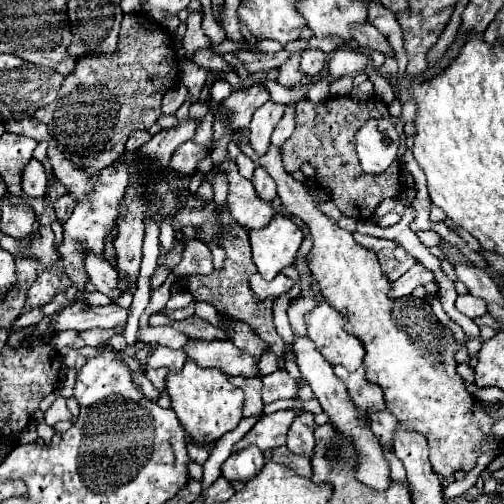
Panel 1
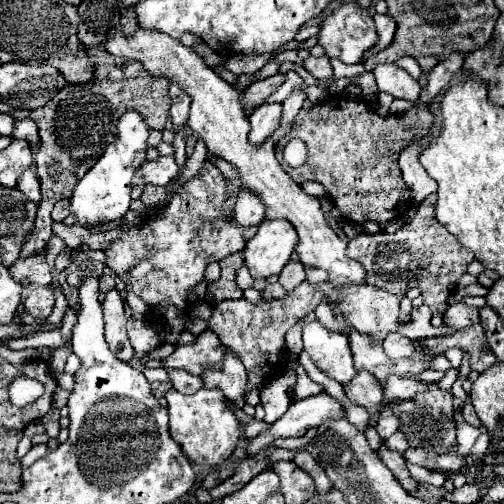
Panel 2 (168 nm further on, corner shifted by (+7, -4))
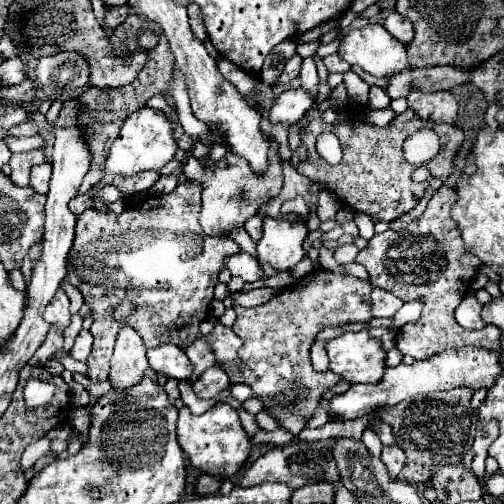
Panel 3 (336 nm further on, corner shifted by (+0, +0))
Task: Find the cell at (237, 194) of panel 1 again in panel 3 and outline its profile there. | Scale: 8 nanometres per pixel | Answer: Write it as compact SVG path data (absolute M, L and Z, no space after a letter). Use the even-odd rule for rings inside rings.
M189 180L179 184L171 194L149 196L137 208L127 208L123 214L97 212L91 208L79 216L64 280L83 292L83 298L87 300L93 313L93 324L89 331L94 341L92 352L87 358L87 376L91 380L107 380L115 336L119 332L119 326L123 324L133 324L147 348L155 348L159 344L175 344L183 348L197 338L199 322L207 318L209 304L213 300L213 288L217 284L217 274L223 268L223 260L239 252L239 244L229 236L203 234L199 226L201 190L201 182ZM125 298L133 298L137 308L125 322L115 322L111 316L113 308Z

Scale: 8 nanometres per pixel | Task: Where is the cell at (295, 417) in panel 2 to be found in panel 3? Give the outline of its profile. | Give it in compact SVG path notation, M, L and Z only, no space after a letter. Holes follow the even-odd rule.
M463 348L455 352L441 352L439 356L433 356L423 362L413 362L411 366L399 364L397 368L387 368L385 376L377 384L351 384L351 388L343 394L337 394L329 400L331 408L331 420L353 420L365 414L371 414L373 410L381 406L391 406L397 404L409 396L417 394L427 394L433 390L451 390L457 386L471 386L473 390L477 388L489 388L495 380L495 376L503 372L499 368L499 356L483 350L483 348Z

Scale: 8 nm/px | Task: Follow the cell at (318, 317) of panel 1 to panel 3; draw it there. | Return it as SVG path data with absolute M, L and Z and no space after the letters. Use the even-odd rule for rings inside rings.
M365 330L345 332L327 340L329 370L343 376L351 384L375 384L383 376L385 352L377 338L369 338Z

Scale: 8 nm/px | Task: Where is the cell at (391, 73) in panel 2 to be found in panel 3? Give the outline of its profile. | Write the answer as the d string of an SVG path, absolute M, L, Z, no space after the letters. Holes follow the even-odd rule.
M411 90L407 94L407 104L421 116L433 118L435 122L455 122L457 118L457 100L451 92L429 94L423 90Z

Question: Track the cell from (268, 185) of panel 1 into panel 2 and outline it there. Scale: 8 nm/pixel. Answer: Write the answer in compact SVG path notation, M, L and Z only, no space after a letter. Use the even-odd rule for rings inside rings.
M242 190L238 194L238 200L236 200L234 218L244 228L258 226L264 220L264 204L262 204L262 200L256 194L252 196L252 192Z

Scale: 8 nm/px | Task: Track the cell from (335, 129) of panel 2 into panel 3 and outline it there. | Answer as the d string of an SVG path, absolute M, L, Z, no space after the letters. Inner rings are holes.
M311 106L307 110L307 114L305 114L307 124L305 124L305 130L299 132L299 138L301 138L301 146L307 148L309 156L307 156L307 160L299 162L297 170L301 174L305 174L311 182L321 184L323 188L327 188L331 194L335 194L339 198L339 202L347 204L351 210L365 212L375 222L377 220L391 222L391 220L401 218L405 212L409 212L411 208L417 206L417 202L421 200L421 196L427 188L427 182L413 182L411 174L417 166L409 164L403 158L401 144L407 136L411 136L419 128L433 128L433 130L439 132L439 138L441 138L439 154L435 158L431 158L429 162L425 162L425 168L429 168L431 176L437 176L437 178L445 180L455 170L453 168L453 154L459 150L459 146L465 140L461 128L457 128L453 124L437 124L437 122L431 122L431 120L423 120L411 108L407 108L403 114L399 114L387 128L369 124L361 110L351 110L347 114L349 116L339 124L325 124L321 120L321 114L319 114L317 108ZM321 132L333 132L341 142L343 160L337 166L331 166L329 162L325 162L315 150L315 138Z

